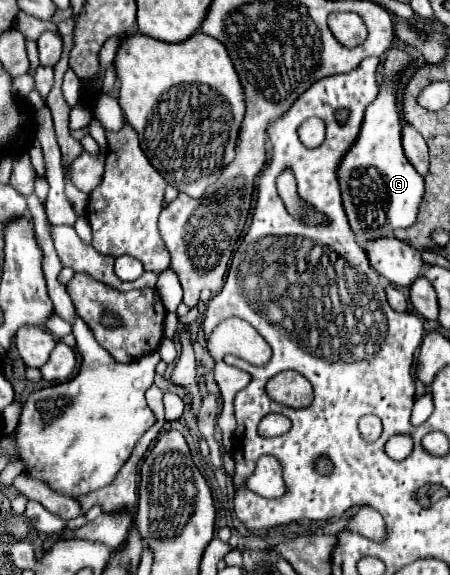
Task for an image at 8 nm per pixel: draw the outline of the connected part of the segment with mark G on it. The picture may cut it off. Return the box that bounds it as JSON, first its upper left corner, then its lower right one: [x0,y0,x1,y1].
[338,46,424,246]

